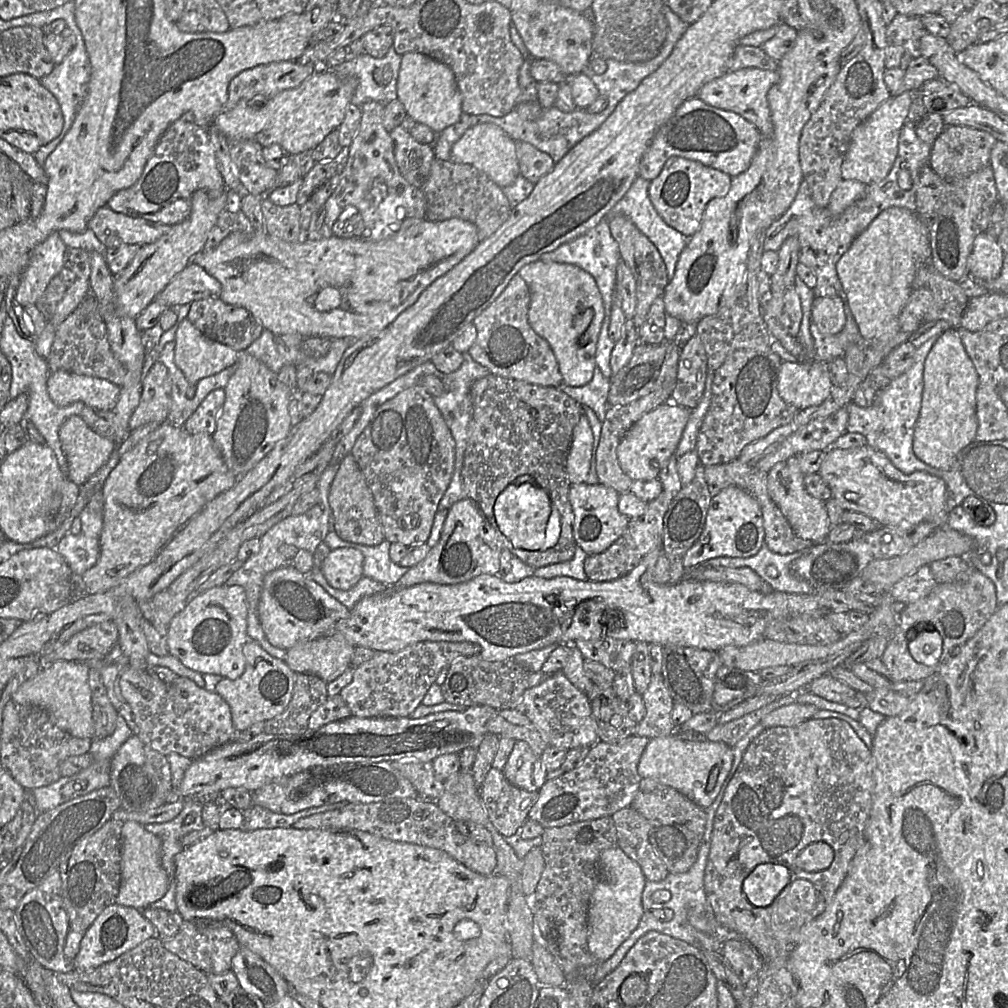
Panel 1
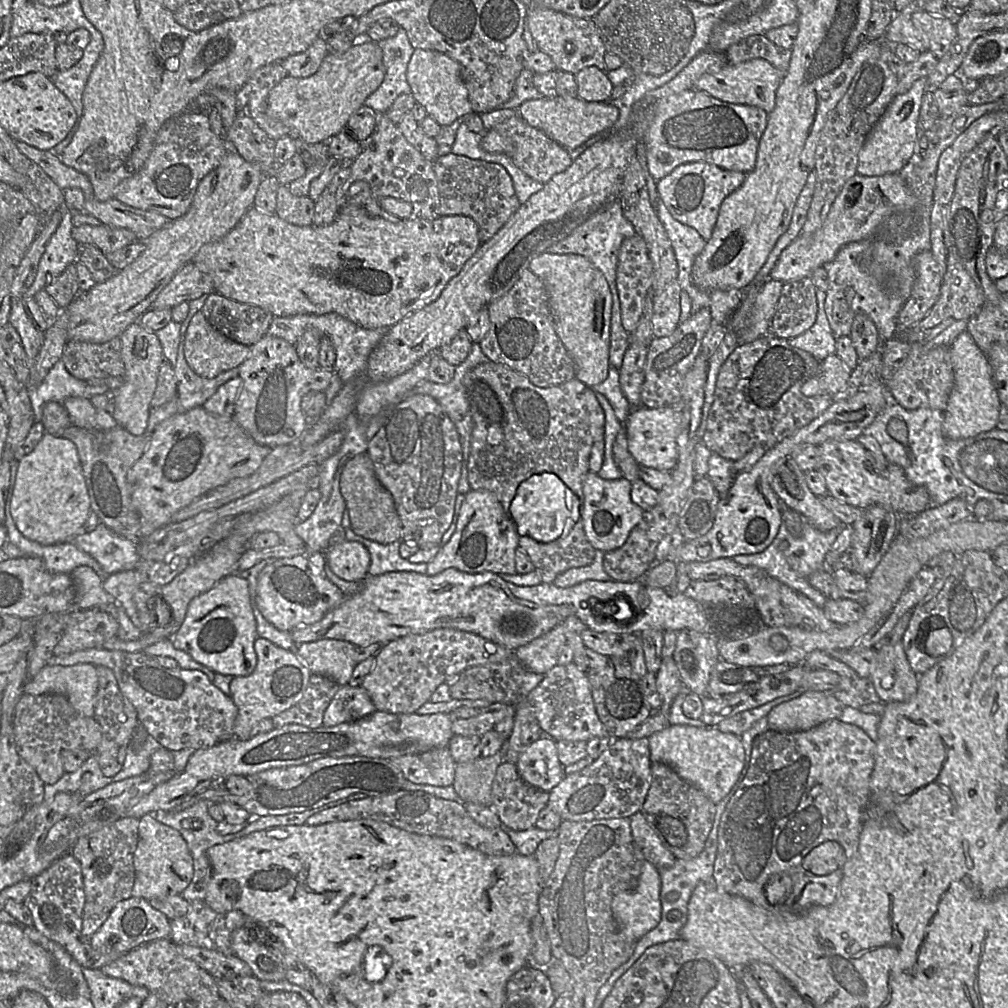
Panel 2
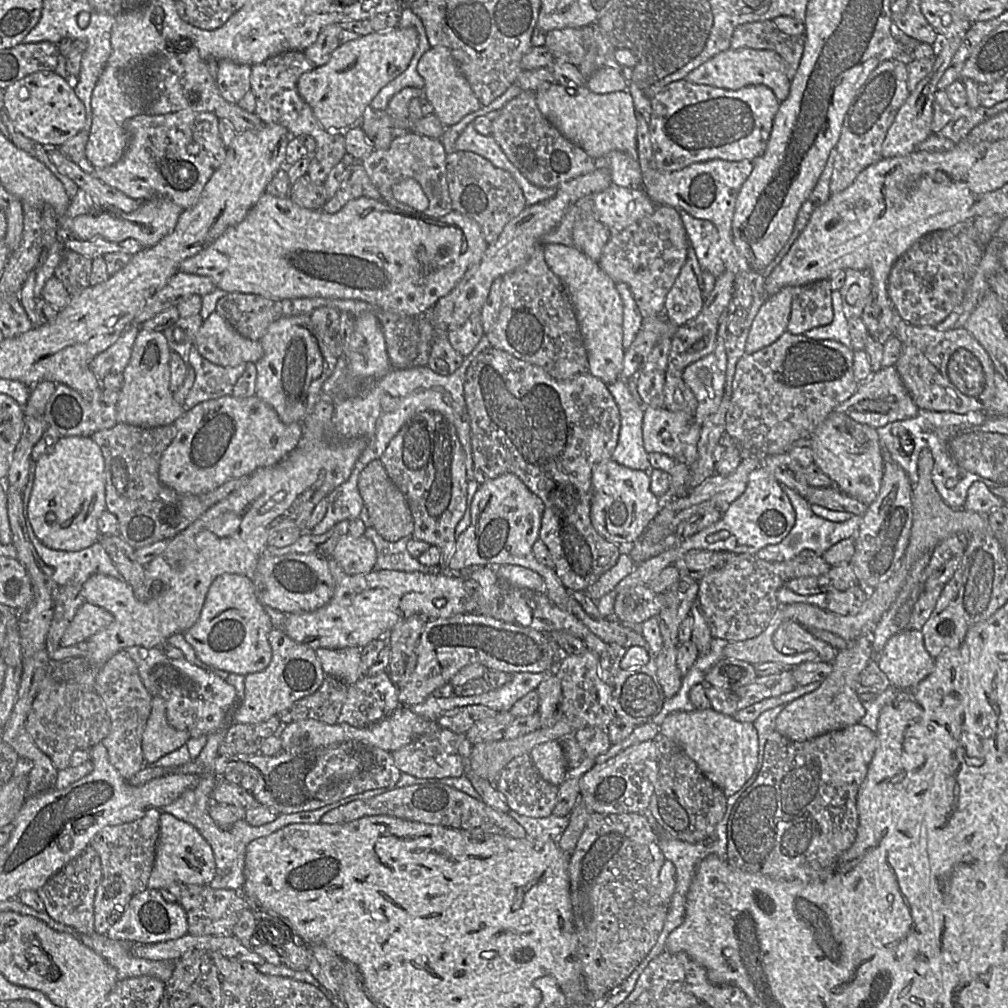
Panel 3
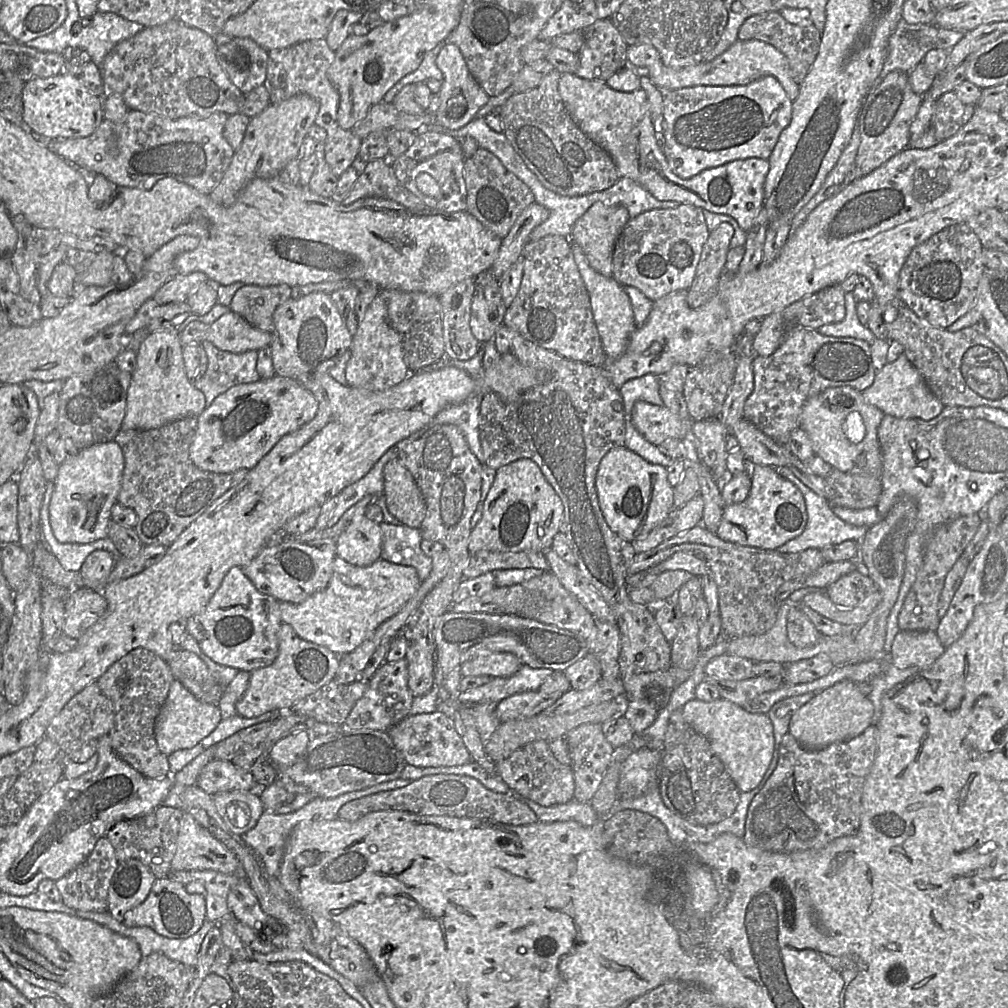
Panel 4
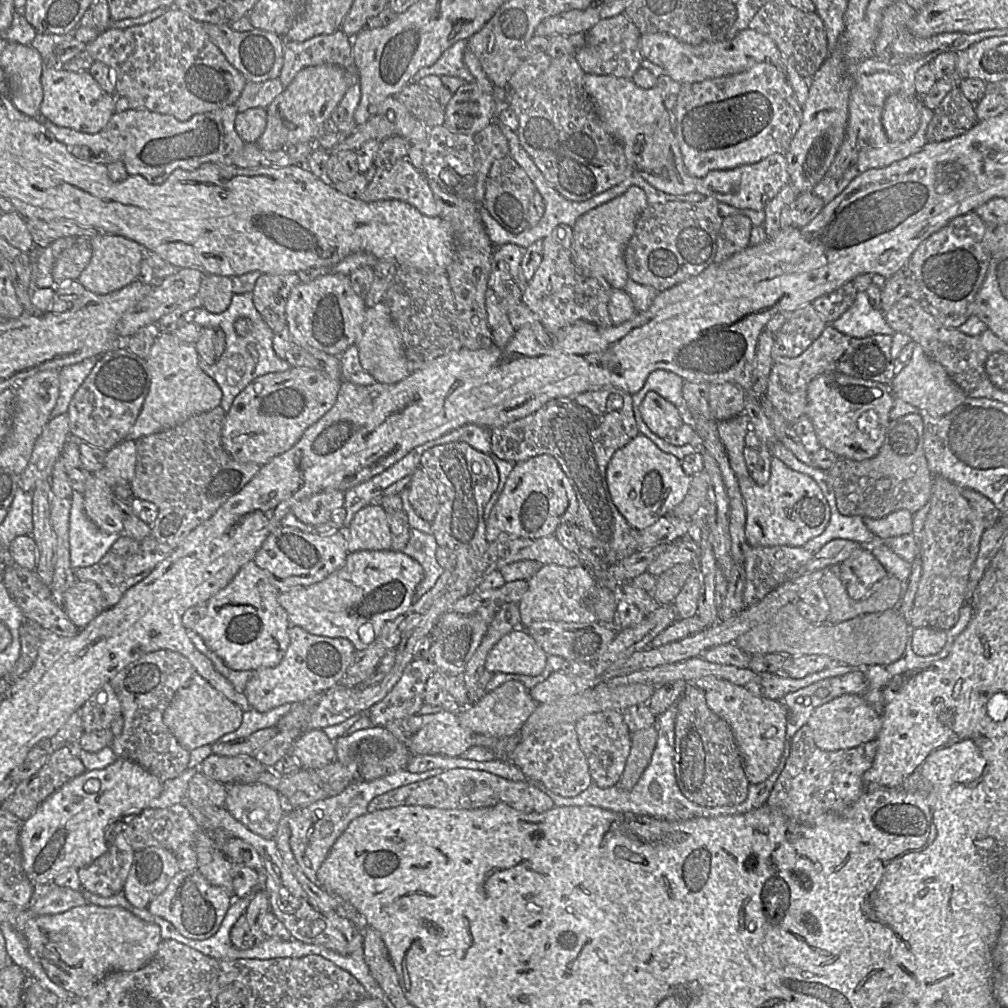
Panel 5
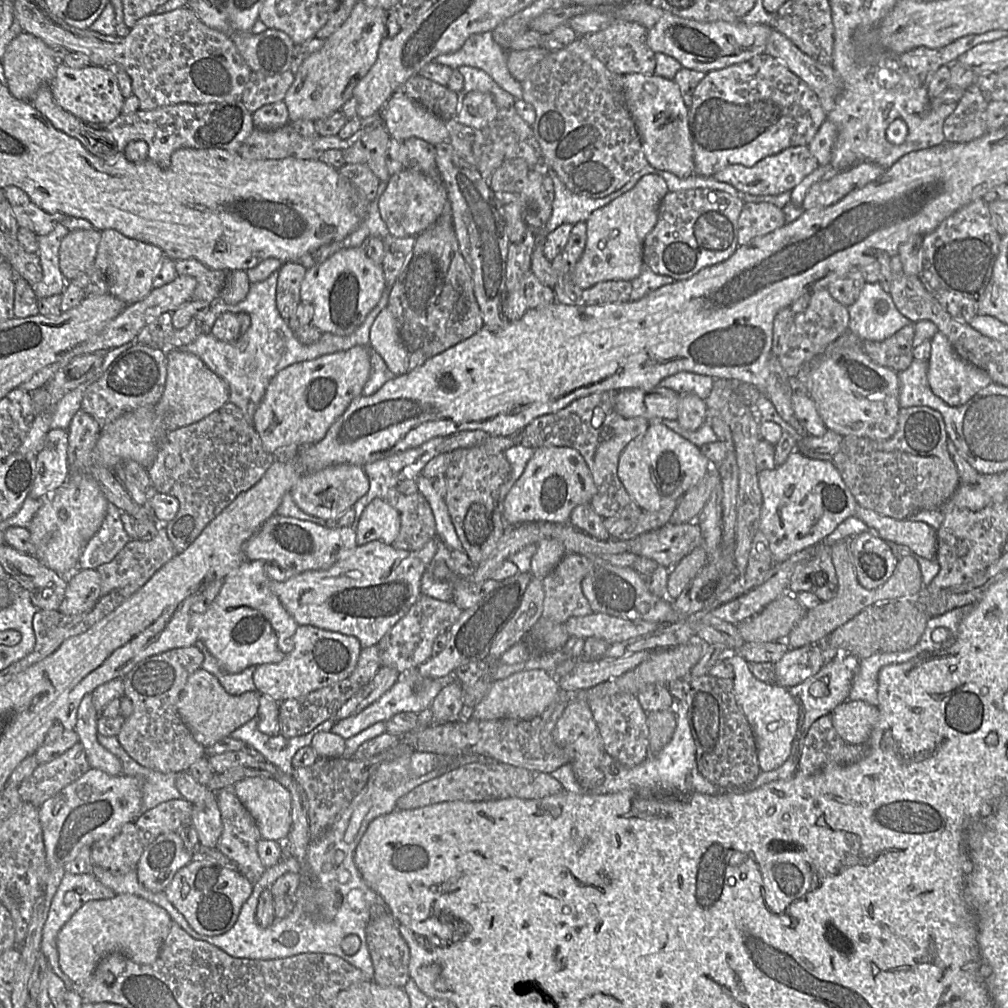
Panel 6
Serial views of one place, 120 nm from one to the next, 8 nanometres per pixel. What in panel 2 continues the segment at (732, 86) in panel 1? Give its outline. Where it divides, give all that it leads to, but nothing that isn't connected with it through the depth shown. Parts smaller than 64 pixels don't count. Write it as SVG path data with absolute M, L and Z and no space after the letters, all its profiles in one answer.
M755 58L739 64L727 63L722 67L703 74L695 83L695 88L727 103L754 106L768 114L774 109L776 91L782 74L768 61Z

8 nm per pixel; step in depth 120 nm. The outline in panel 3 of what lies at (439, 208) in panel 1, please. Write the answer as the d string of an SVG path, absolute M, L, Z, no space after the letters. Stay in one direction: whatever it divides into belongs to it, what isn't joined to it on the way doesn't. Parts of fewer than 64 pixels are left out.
M456 150L448 154L446 176L453 211L475 220L489 245L498 239L506 224L528 205L514 177L476 153Z

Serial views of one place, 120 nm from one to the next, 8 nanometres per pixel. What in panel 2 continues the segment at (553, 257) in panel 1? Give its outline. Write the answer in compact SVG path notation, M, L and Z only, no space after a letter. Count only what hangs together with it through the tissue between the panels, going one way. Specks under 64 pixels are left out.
M614 199L606 204L603 208L592 214L585 222L579 225L573 232L571 232L563 240L553 244L546 251L551 254L579 254L587 258L593 265L599 269L599 271L604 275L609 289L612 295L612 300L616 295L616 269L618 263L618 253L622 242L635 234L635 228L630 221L628 221L622 210L620 199Z

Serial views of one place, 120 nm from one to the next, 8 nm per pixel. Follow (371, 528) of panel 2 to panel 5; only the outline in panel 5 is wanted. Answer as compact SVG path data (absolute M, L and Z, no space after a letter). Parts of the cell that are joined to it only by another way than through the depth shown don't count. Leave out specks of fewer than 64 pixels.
M417 468L412 473L407 492L416 514L431 523L438 510L438 497L434 483L423 469Z

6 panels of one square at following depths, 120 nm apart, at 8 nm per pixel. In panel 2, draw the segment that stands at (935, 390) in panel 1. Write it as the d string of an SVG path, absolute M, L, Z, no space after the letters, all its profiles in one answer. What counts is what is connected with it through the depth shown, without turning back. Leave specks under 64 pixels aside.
M966 330L949 345L949 354L954 372L954 385L947 406L943 410L943 435L952 440L959 440L990 431L997 426L1002 403L986 355Z

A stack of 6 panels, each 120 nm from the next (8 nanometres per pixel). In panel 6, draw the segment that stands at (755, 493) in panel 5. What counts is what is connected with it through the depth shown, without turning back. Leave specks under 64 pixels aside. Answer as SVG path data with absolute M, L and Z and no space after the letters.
M793 451L782 465L771 470L758 471L757 477L762 493L759 529L768 539L774 564L783 563L800 551L823 543L844 520L853 516L858 518L857 509L863 508L855 500L832 460L811 459Z

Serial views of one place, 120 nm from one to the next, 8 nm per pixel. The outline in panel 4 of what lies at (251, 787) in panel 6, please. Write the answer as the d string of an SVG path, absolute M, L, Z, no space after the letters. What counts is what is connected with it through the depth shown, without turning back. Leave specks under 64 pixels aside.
M222 791L213 796L213 801L227 831L240 836L252 829L264 813L256 791Z

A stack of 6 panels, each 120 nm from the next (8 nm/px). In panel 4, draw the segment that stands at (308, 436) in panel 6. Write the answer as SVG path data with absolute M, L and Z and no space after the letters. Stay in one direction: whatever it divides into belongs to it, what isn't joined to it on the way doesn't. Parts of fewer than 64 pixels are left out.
M278 375L240 384L216 397L198 415L197 429L189 455L199 469L213 473L233 473L253 469L287 434L311 421L318 410L313 393L300 382Z

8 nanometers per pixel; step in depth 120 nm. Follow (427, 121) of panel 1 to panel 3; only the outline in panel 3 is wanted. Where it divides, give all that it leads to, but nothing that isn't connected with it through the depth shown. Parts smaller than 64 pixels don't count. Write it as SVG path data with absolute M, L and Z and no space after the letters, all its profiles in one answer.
M431 47L420 58L417 71L425 82L423 96L433 105L434 115L438 117L445 128L458 123L463 117L483 106L448 48Z

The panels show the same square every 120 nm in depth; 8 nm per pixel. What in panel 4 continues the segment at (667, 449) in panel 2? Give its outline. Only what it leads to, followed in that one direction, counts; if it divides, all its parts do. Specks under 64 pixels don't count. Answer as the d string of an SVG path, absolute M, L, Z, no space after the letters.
M637 401L632 409L635 429L653 445L659 446L668 439L684 439L689 423L664 406Z

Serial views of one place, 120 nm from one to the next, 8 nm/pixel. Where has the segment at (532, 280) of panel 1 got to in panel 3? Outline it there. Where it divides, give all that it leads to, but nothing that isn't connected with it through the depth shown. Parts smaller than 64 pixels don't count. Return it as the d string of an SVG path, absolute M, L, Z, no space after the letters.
M545 244L545 261L564 287L579 324L587 352L588 372L607 385L620 378L626 350L623 348L623 303L616 283L600 265L577 247L563 244Z

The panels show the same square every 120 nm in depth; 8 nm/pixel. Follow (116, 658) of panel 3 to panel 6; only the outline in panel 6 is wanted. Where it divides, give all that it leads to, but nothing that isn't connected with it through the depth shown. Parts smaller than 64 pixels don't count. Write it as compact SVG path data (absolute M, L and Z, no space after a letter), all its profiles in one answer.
M196 645L176 648L142 660L123 676L123 697L132 702L133 711L125 718L117 739L127 754L140 765L163 773L178 774L187 771L195 761L207 755L206 747L194 739L177 711L179 696L187 679L197 669L201 668L203 659L203 653Z

